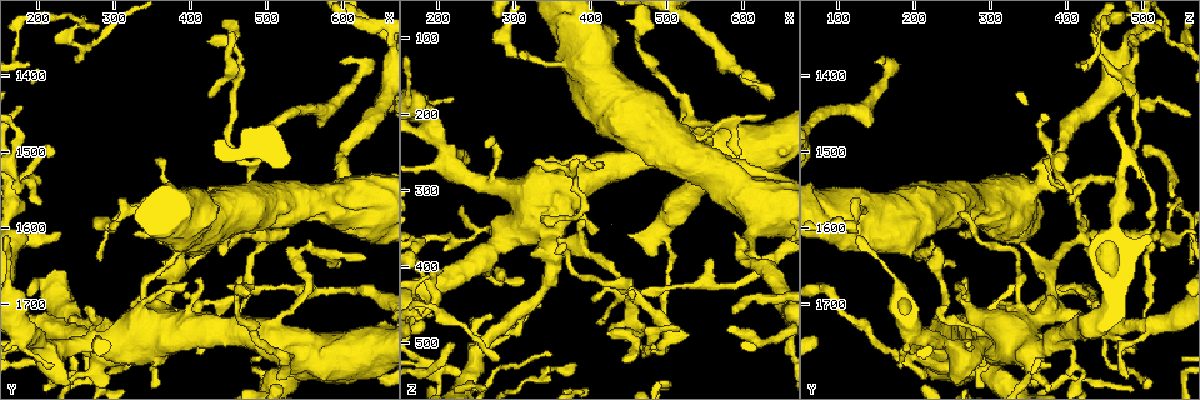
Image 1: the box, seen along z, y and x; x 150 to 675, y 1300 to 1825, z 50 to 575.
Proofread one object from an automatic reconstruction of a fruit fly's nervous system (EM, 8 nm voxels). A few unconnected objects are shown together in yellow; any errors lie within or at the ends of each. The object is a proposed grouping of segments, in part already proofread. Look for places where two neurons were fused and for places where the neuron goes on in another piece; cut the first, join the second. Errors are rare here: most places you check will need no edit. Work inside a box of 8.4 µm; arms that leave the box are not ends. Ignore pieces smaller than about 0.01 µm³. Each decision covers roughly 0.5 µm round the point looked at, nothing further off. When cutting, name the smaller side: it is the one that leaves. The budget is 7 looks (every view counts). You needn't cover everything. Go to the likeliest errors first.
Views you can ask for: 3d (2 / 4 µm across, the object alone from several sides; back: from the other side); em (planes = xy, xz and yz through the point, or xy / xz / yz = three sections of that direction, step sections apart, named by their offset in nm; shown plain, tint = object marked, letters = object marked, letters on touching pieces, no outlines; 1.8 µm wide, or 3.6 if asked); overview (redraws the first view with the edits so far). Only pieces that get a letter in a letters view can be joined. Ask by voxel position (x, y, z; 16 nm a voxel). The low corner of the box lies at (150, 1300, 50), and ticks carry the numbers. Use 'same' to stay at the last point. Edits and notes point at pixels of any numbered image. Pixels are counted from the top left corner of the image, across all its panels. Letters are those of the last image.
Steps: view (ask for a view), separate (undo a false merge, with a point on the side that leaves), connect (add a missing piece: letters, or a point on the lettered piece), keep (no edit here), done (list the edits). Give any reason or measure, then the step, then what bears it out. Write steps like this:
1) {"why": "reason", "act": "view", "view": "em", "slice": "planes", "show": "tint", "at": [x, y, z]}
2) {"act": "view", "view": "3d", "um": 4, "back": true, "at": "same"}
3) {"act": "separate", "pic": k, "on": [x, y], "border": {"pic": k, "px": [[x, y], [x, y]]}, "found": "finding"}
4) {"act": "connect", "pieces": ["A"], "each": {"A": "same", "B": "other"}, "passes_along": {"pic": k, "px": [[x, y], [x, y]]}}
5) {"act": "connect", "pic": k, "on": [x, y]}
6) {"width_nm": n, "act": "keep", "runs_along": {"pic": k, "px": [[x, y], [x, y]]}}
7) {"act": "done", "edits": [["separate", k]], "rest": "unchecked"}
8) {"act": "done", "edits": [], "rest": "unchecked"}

{"why": "touches itself", "act": "view", "view": "em", "um": 3.6, "slice": "planes", "show": "tint", "at": [360, 1720, 290]}

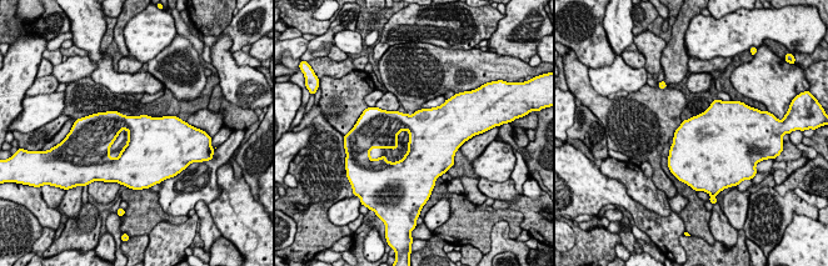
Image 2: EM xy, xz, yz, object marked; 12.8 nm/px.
{"act": "view", "view": "em", "um": 3.6, "slice": "planes", "show": "letters", "at": "same"}

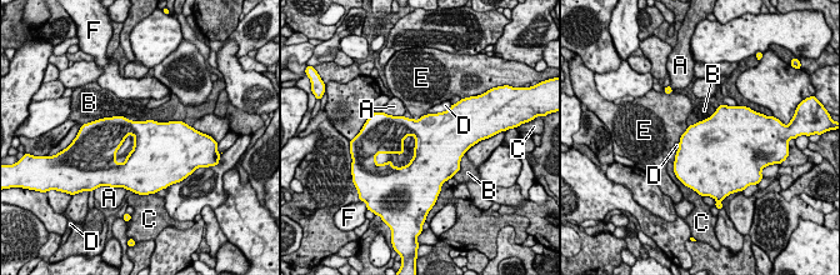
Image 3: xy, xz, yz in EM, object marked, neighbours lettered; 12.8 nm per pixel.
{"act": "keep", "each": {"A": "other", "B": "other", "C": "other", "D": "other", "E": "other", "F": "other"}, "border": {"pic": 3, "px": [[101, 118], [180, 121]]}, "found": "all the same neuron"}

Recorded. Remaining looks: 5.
{"why": "thick turns thin", "act": "view", "view": "3d", "um": 4, "at": [530, 1770, 205]}

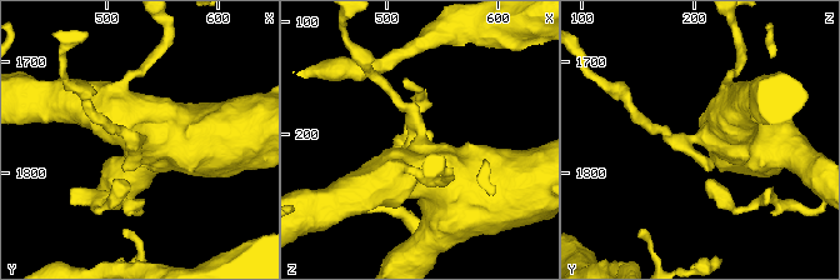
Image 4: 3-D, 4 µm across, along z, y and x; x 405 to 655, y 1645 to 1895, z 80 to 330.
{"why": "now the EM", "act": "view", "view": "em", "um": 3.6, "slice": "yz", "step": 16, "show": "letters", "at": [530, 1768, 206]}

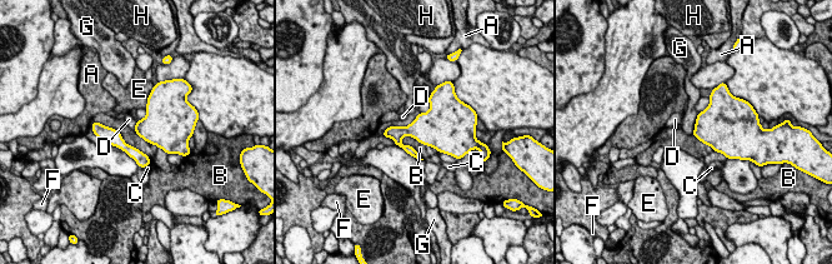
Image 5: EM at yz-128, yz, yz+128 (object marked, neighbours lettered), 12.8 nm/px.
{"why": "cut it another way", "act": "view", "view": "em", "um": 3.6, "slice": "planes", "show": "letters", "at": "same"}

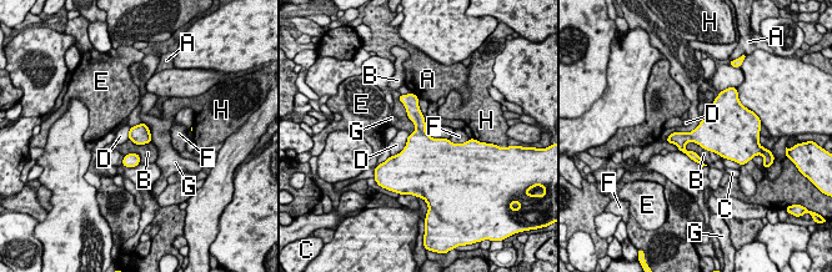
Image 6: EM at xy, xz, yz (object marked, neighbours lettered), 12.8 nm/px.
{"act": "keep", "each": {"A": "other", "B": "other", "C": "other", "D": "other", "E": "other", "F": "other", "G": "other", "H": "other"}, "border": {"pic": 6, "px": [[687, 141], [685, 147], [707, 165]]}, "found": "continuous, no second neuron"}

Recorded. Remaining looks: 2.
{"act": "done", "edits": [], "rest": "unchecked"}

